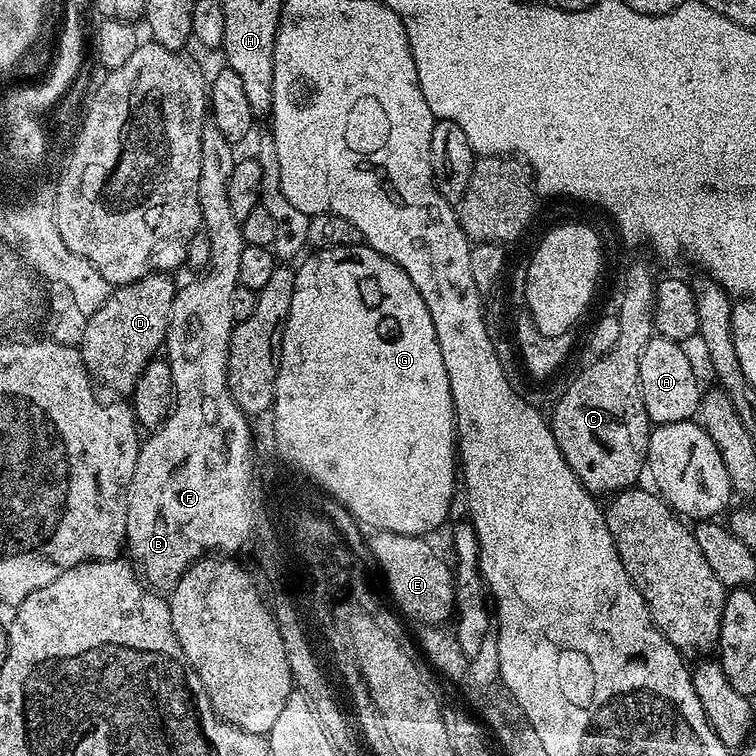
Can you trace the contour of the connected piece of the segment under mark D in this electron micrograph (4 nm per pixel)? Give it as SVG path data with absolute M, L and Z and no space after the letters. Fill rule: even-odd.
M155 272L146 278L138 278L129 284L122 284L111 289L109 296L102 306L99 306L87 317L84 326L84 332L79 336L78 347L80 352L88 352L88 348L92 348L92 344L152 344L152 348L156 349L159 353L164 348L164 340L168 337L168 327L170 326L170 306L174 306L174 298L176 297L176 289L178 287L177 281L172 281L173 277L167 272Z

